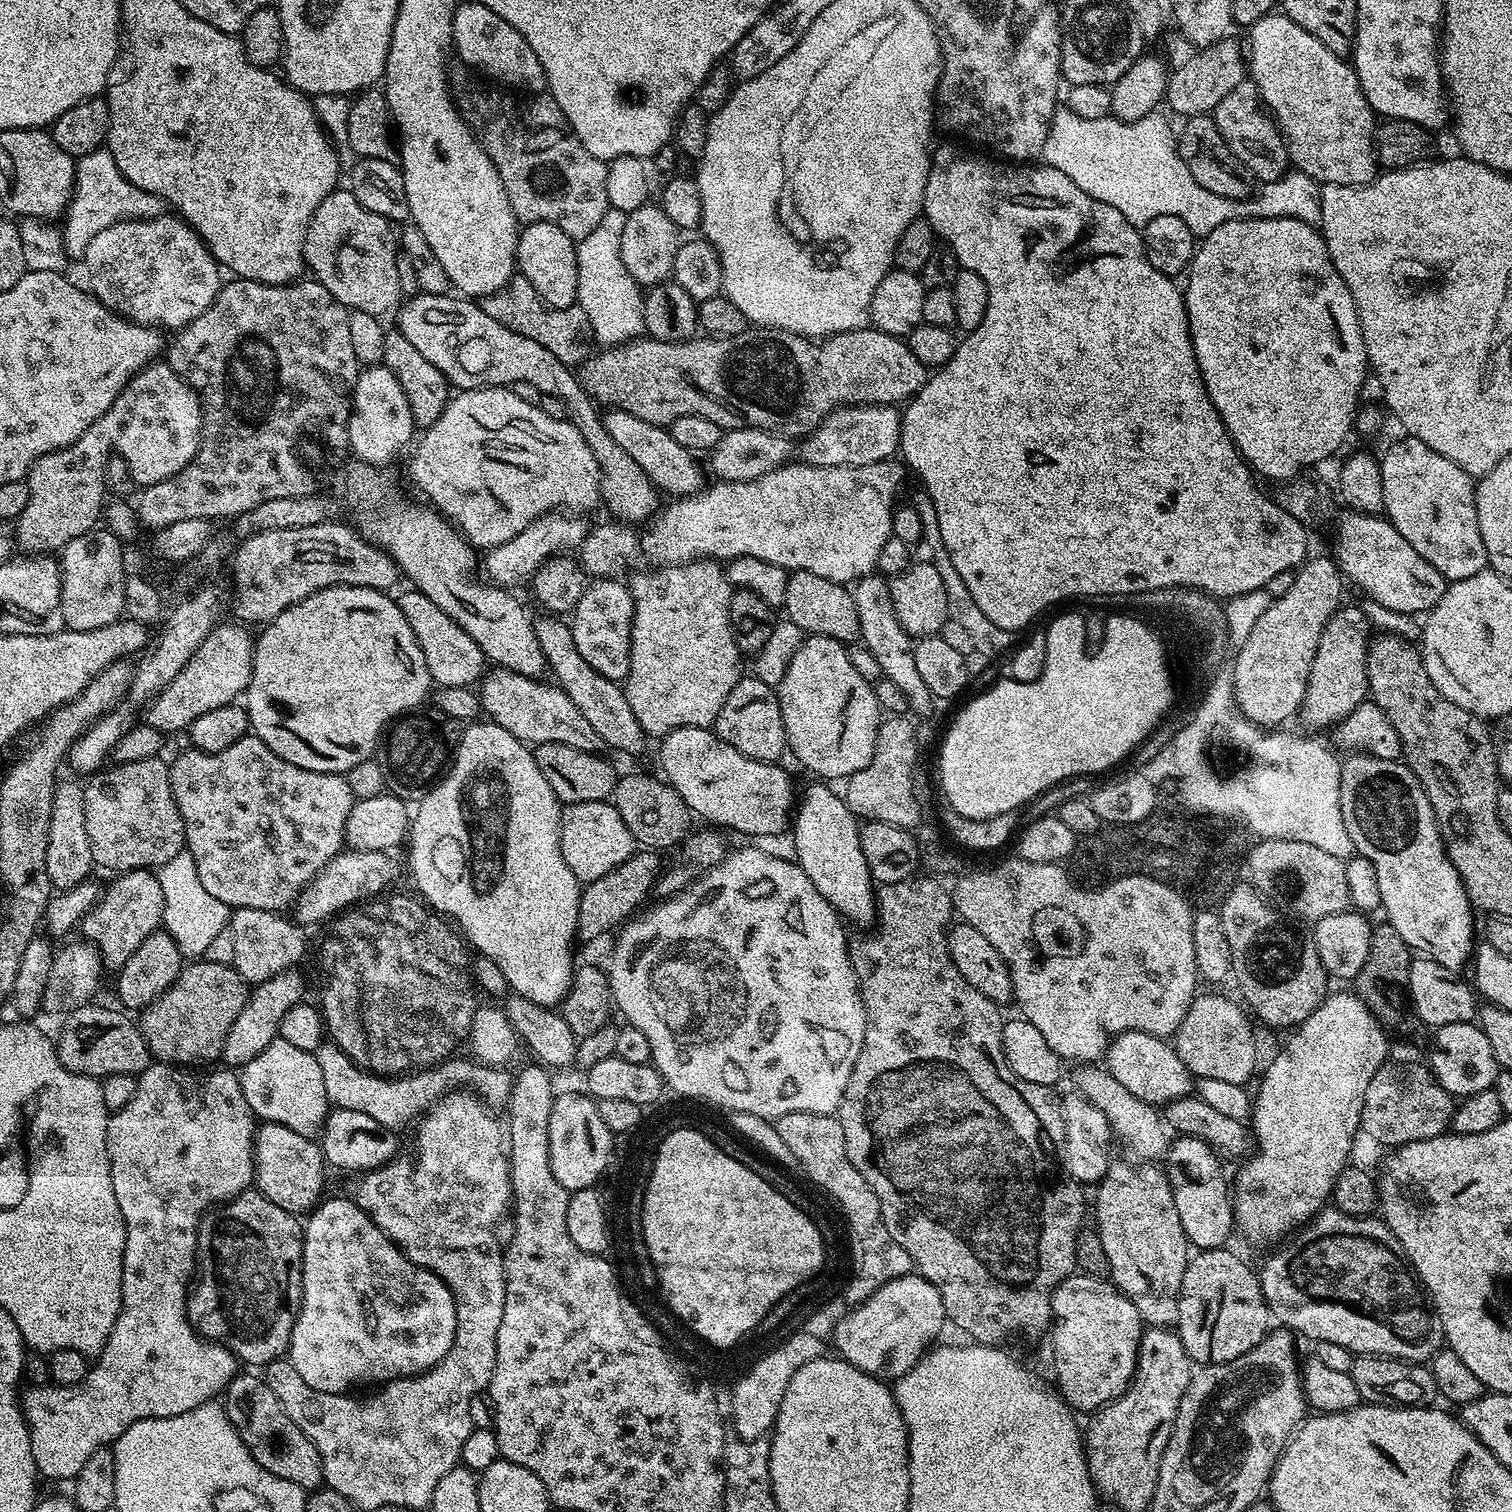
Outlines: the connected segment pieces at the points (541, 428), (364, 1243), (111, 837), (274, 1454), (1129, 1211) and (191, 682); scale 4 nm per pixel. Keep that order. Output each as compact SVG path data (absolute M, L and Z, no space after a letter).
M508 386L502 388L465 388L457 391L449 399L446 410L442 410L438 422L434 422L419 433L411 452L412 457L408 460L408 476L412 479L413 486L428 499L425 501L431 507L435 508L445 520L455 525L460 535L476 550L481 550L480 548L491 550L498 547L499 544L510 542L515 536L522 534L522 530L526 530L526 526L530 526L530 522L534 522L539 516L548 515L549 512L563 510L568 514L584 514L580 512L590 511L595 504L599 505L602 500L600 467L590 450L590 446L586 446L586 438L582 438L582 434L578 434L578 430L573 426L571 420L550 418L549 414L541 410L539 404L530 405L528 402L522 402Z
M355 1199L328 1200L316 1205L314 1211L307 1217L303 1225L304 1261L300 1263L300 1312L292 1326L292 1337L288 1343L287 1359L291 1360L294 1370L302 1374L302 1382L319 1392L347 1393L355 1384L383 1385L387 1381L417 1376L433 1368L450 1350L455 1338L455 1306L451 1292L438 1277L430 1270L420 1268L407 1259L397 1248L395 1242L387 1236L362 1209L357 1206Z
M160 756L142 758L142 762L124 760L113 768L105 767L91 777L84 788L86 834L92 863L109 868L112 874L132 872L135 868L158 870L174 854L185 851L184 819L174 802L174 794L168 777L168 764Z
M237 1375L225 1389L225 1398L225 1412L240 1430L242 1442L252 1451L252 1457L270 1470L270 1474L286 1478L286 1482L294 1482L305 1490L315 1490L325 1483L322 1462L318 1450L314 1450L314 1442L310 1442L310 1438L306 1438L306 1434L290 1421L290 1416L282 1410L278 1398L261 1377Z
M1113 1159L1106 1174L1098 1181L1096 1192L1096 1233L1102 1238L1106 1249L1108 1270L1112 1284L1120 1289L1122 1295L1137 1307L1145 1325L1153 1328L1171 1329L1178 1318L1178 1302L1182 1274L1190 1259L1190 1245L1174 1207L1174 1194L1163 1167L1152 1162L1133 1162L1131 1159Z
M217 623L212 633L198 646L198 650L194 650L190 662L182 666L178 678L174 678L174 682L170 682L170 686L166 686L166 690L147 705L146 723L150 727L158 729L162 734L183 733L192 725L194 718L202 718L202 714L207 714L209 710L218 710L218 706L233 703L239 692L240 695L247 693L252 677L254 640L243 632L245 629L239 623L224 623Z

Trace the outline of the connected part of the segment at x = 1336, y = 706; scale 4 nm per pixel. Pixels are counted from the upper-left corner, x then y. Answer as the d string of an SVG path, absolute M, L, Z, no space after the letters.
M1347 604L1339 609L1338 628L1327 628L1320 635L1314 661L1311 662L1306 694L1298 711L1298 720L1310 730L1331 729L1367 697L1369 667L1360 664L1360 660L1344 660L1344 634L1356 634L1356 646L1362 646L1362 650L1369 650L1368 616L1362 609Z

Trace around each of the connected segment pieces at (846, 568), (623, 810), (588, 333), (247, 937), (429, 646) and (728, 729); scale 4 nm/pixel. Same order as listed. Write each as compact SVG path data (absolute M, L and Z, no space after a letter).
M891 458L878 462L872 465L858 465L856 467L828 467L820 468L817 465L810 465L807 462L789 462L782 468L776 468L773 472L767 472L760 480L726 480L723 482L712 482L703 490L696 492L693 496L682 496L673 499L672 504L668 504L659 509L651 517L648 529L641 534L640 540L636 537L635 527L625 526L620 522L611 522L612 524L604 524L601 528L596 528L585 535L584 540L580 543L578 549L578 563L589 577L592 578L612 578L617 575L619 568L624 568L628 564L628 559L639 550L646 559L649 560L649 565L652 566L671 566L674 564L690 564L693 560L703 560L711 558L717 562L727 562L733 560L735 556L749 556L750 558L762 558L766 562L774 562L774 566L782 566L789 570L797 572L809 572L810 574L818 574L822 578L826 578L835 584L845 586L851 585L853 582L860 581L865 576L869 575L877 567L879 562L879 552L892 533L892 516L893 511L897 507L898 500L896 495L900 492L900 483L904 480L904 472L906 468L899 459Z
M644 772L621 775L616 781L616 789L612 791L610 800L615 804L618 814L622 814L626 830L630 830L641 849L672 850L693 831L694 813L683 801L682 795L678 794L678 790L672 788L666 779L656 776L647 776Z
M513 275L506 286L502 286L494 294L483 297L479 305L482 310L486 310L486 314L490 314L490 318L494 318L494 322L502 322L506 330L514 330L514 334L522 334L522 338L531 338L541 346L546 346L546 350L550 350L550 354L554 354L558 362L580 366L593 351L594 333L586 310L582 310L579 303L565 308L550 306L522 275Z
M238 908L230 916L230 936L232 932L232 957L230 963L241 976L245 984L255 986L274 978L283 972L291 972L297 966L296 963L304 956L304 932L296 924L291 924L286 916L266 910L254 910L253 908Z
M407 590L395 597L395 602L402 610L402 618L410 622L410 630L414 630L414 638L418 638L418 646L426 658L426 666L432 675L433 685L444 687L472 686L479 681L486 671L486 661L478 642L450 618L450 614L438 610L426 594L415 590Z
M745 675L730 690L726 702L722 702L722 710L718 710L718 718L714 731L735 750L748 755L752 759L764 761L779 761L780 755L785 755L788 739L782 722L780 697L773 685L762 682L757 676Z

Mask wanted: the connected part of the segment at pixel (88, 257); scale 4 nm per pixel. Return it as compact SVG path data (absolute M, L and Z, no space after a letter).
M161 214L139 220L117 220L108 228L103 228L84 247L82 263L85 272L78 277L87 292L103 302L112 312L118 312L125 320L145 326L159 326L161 329L179 330L188 324L202 310L206 310L220 293L221 265L212 257L212 251L201 240L200 235L185 224L179 215Z

